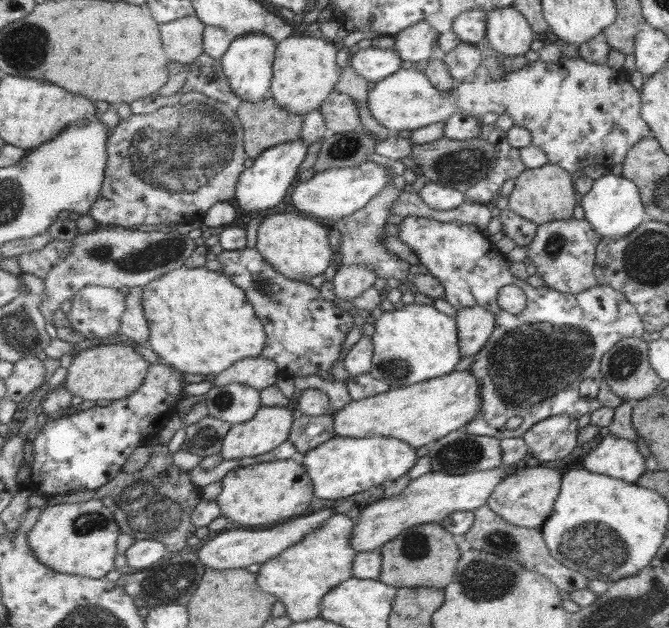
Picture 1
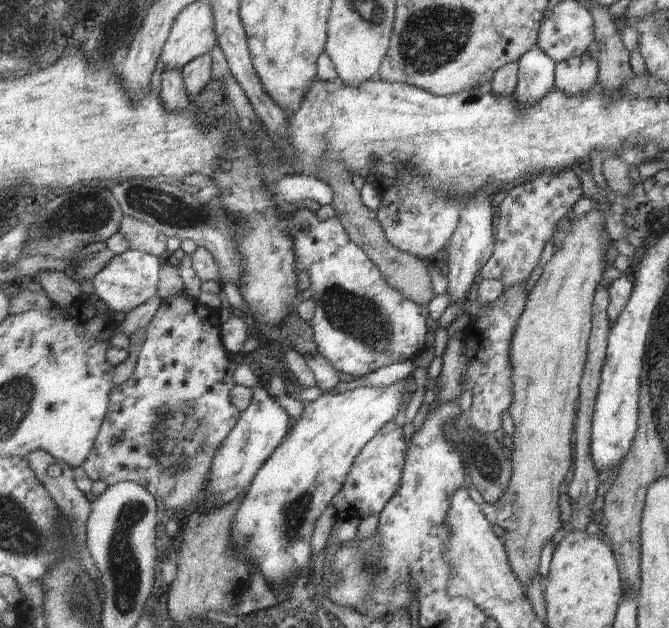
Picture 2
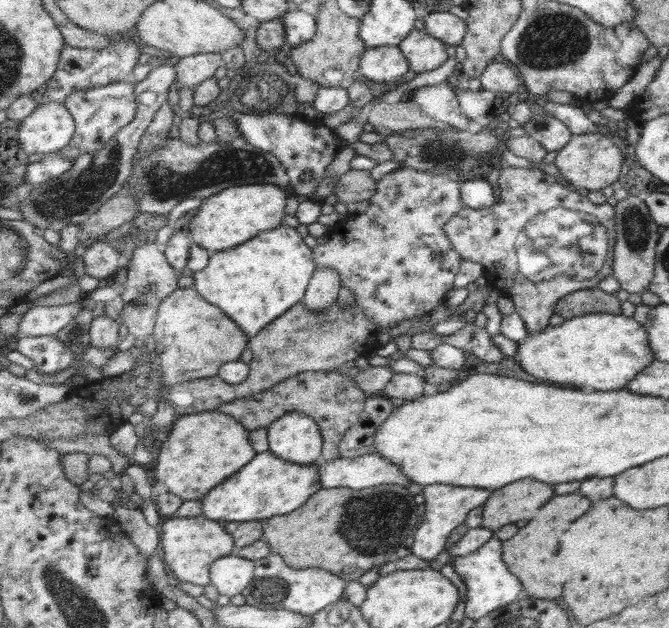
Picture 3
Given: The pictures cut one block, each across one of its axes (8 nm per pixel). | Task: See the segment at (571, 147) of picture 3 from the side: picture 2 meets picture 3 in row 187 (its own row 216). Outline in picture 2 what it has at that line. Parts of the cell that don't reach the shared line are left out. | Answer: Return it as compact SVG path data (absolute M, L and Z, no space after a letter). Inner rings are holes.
M591 209L583 216L576 216L570 222L571 230L567 234L558 234L556 241L556 251L552 254L550 260L545 263L542 267L541 274L531 291L528 294L528 298L524 304L524 310L521 312L520 318L517 320L515 331L513 332L513 344L511 346L511 364L513 364L513 404L511 404L511 410L509 410L510 416L512 417L513 423L513 434L512 439L512 463L513 463L513 474L507 492L503 495L503 498L496 502L494 505L482 504L483 512L487 515L487 518L492 522L500 526L504 534L504 545L509 555L509 564L513 568L513 574L515 578L519 580L521 584L521 590L523 590L523 596L525 596L525 588L529 586L529 582L537 576L537 558L539 558L539 552L541 552L543 546L553 534L555 530L559 529L559 518L557 518L557 486L561 484L569 464L571 464L571 428L573 428L573 414L575 414L575 402L578 399L578 384L582 375L582 370L586 361L587 350L586 341L590 333L591 328L591 304L593 300L593 292L597 284L602 280L601 272L605 270L605 248L607 244L603 242L610 242L609 236L605 231L605 222L603 222L603 212L599 209Z

